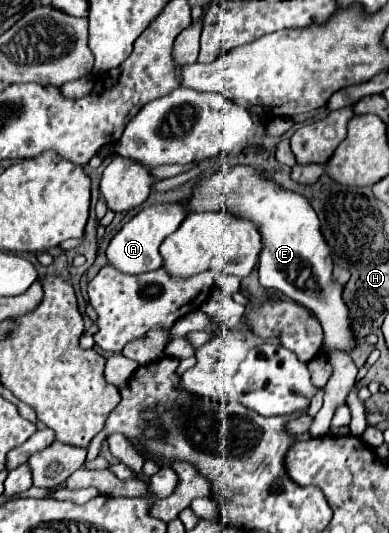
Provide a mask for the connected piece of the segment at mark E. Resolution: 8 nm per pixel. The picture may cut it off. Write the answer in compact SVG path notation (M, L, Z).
M237 165L233 169L229 169L227 173L215 173L211 177L207 177L203 183L199 183L195 187L193 197L189 199L189 211L211 211L211 209L229 209L239 217L245 219L253 219L255 225L259 227L261 235L263 235L263 251L259 255L259 279L261 285L267 289L275 289L283 295L287 295L289 299L297 301L299 305L307 307L313 317L317 317L317 321L321 323L323 329L323 347L327 351L345 351L351 353L353 351L353 343L355 343L355 335L351 329L351 319L349 319L349 309L343 301L343 285L333 281L333 257L331 257L331 249L321 233L321 223L317 219L317 213L313 211L313 207L309 205L309 201L305 201L303 195L291 193L281 189L279 185L275 185L269 179L261 179L261 173L255 171L253 167L243 167Z

